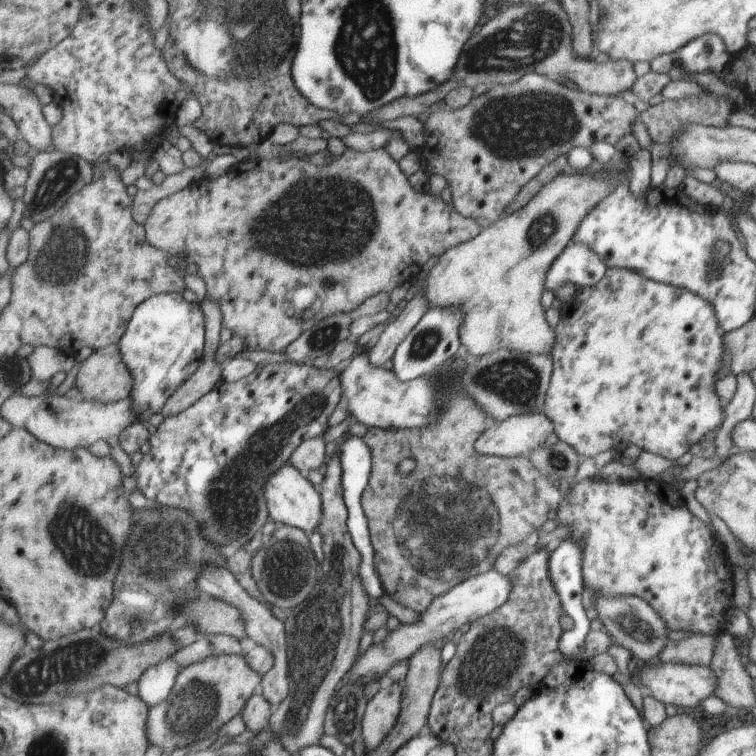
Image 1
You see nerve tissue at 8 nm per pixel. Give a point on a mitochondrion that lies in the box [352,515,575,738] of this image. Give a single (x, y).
(496, 657)

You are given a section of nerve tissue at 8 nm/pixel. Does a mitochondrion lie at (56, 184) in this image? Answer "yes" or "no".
yes

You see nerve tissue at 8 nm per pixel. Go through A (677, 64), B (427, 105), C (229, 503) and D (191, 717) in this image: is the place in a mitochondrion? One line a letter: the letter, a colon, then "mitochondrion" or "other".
A: other
B: other
C: mitochondrion
D: mitochondrion

